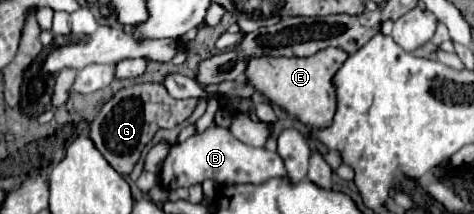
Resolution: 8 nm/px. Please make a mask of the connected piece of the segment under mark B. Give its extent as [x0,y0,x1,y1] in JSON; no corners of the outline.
[160,125,286,191]

